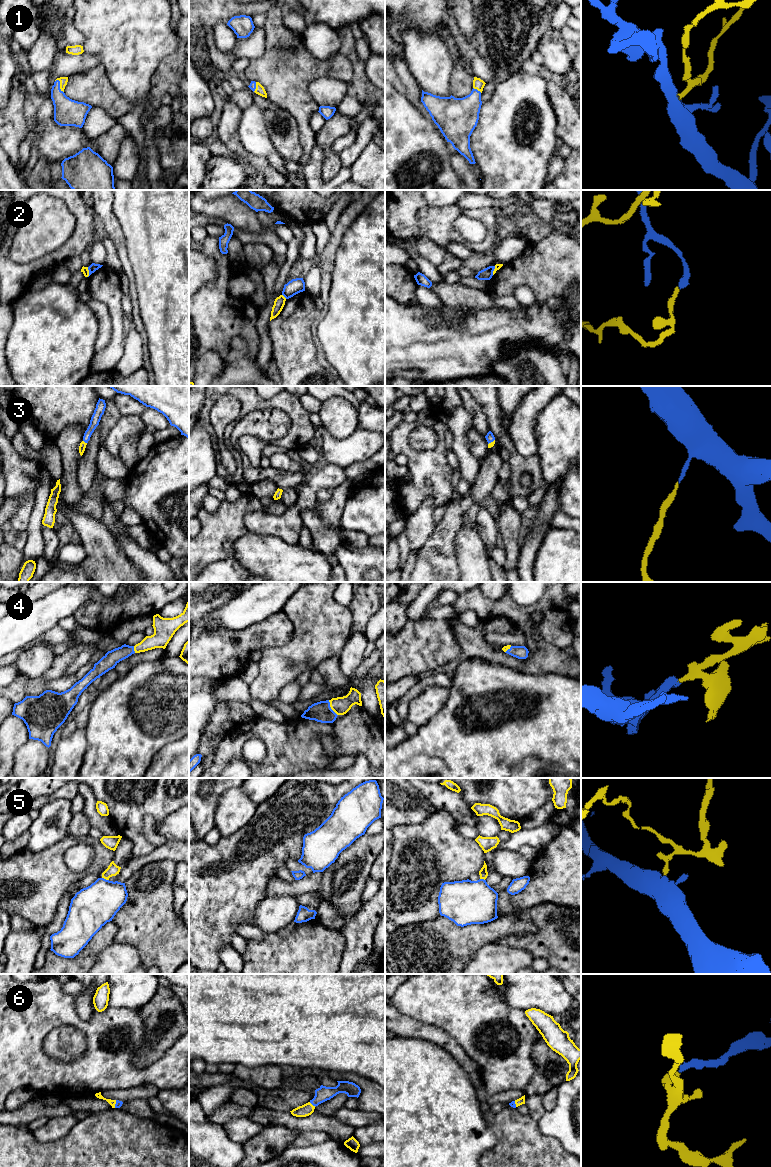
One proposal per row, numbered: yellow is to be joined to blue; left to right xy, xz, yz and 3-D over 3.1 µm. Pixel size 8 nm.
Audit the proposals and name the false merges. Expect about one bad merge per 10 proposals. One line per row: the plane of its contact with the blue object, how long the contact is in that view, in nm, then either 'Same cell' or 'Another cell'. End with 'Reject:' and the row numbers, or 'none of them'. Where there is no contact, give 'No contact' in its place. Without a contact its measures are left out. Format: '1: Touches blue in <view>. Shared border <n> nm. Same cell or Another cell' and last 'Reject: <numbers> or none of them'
1: Touches blue in xy. Shared border 130 nm. Same cell
2: Touches blue in xy. Shared border 80 nm. Another cell
3: Touches blue in xy. Shared border 40 nm. Same cell
4: Touches blue in xz. Shared border 150 nm. Same cell
5: Touches blue in xy. Shared border 60 nm. Same cell
6: Touches blue in xz. Shared border 70 nm. Same cell
Reject: 2

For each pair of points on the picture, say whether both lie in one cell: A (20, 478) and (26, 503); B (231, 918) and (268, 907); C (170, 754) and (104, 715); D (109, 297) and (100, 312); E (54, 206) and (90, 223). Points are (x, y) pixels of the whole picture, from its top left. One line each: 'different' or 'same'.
A: different
B: different
C: different
D: different
E: different

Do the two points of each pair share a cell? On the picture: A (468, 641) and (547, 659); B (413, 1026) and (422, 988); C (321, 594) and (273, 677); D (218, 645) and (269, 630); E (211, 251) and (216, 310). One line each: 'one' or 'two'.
A: one
B: two
C: one
D: one
E: one

